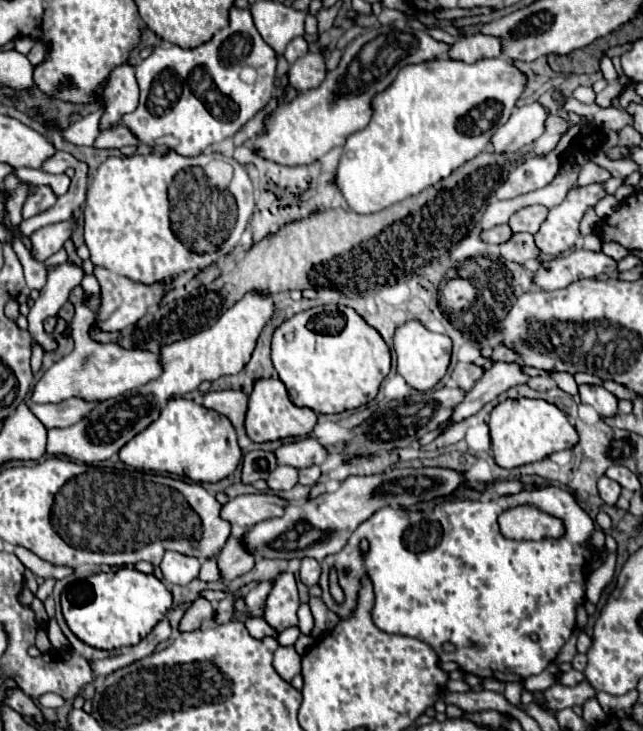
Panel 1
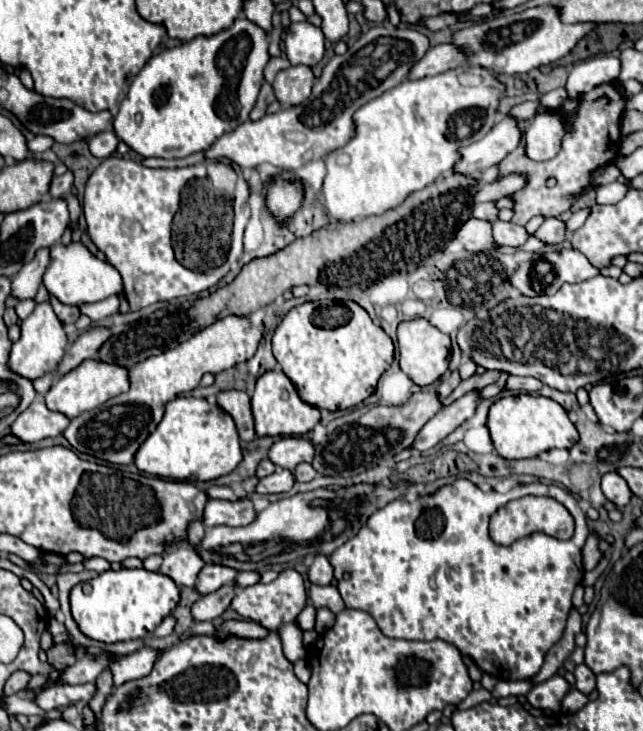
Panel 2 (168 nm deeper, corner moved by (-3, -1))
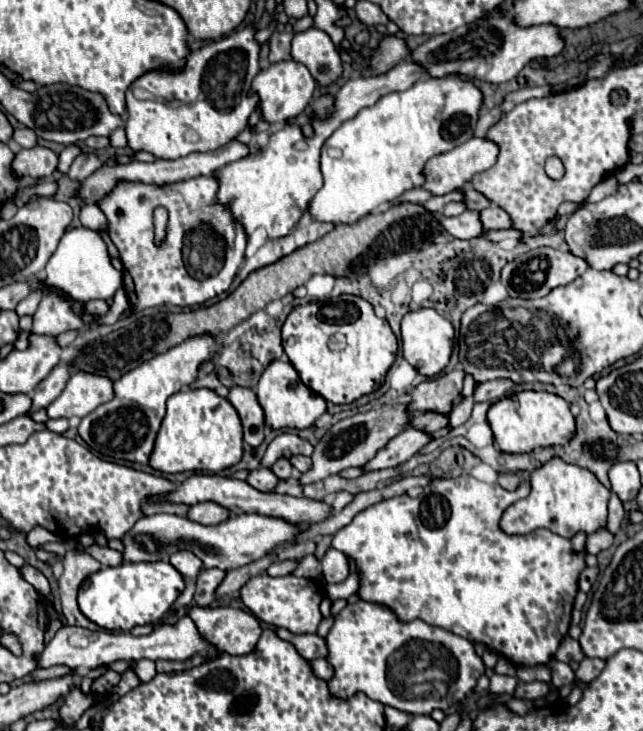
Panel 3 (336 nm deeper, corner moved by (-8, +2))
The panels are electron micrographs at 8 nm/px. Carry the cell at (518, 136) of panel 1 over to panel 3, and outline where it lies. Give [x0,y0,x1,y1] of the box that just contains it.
[425,137,499,195]

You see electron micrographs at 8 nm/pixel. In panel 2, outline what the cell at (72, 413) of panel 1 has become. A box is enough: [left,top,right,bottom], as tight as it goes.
[10,396,70,444]

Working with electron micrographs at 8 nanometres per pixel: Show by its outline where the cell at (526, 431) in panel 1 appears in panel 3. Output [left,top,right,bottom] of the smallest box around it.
[487,391,575,453]

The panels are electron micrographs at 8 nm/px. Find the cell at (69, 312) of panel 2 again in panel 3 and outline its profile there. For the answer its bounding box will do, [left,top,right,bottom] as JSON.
[85,301,109,315]

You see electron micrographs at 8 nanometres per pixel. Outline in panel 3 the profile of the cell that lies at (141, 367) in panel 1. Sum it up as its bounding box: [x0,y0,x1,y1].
[47,371,113,417]

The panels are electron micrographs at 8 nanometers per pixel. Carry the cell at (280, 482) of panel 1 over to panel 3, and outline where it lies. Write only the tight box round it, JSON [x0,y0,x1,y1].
[247,469,279,491]

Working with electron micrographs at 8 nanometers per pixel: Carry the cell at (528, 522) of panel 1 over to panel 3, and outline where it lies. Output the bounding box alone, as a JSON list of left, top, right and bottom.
[499,459,607,537]

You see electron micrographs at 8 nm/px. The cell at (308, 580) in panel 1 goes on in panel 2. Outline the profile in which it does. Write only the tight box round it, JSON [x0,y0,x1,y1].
[308,554,334,586]

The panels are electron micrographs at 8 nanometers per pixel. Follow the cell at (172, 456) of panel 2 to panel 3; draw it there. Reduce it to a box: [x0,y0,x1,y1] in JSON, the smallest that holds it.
[149,389,243,473]

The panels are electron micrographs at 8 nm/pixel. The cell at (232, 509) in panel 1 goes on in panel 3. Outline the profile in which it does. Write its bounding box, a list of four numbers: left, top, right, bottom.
[187,503,231,525]

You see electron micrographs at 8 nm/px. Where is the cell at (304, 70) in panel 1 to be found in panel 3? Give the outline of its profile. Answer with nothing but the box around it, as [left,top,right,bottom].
[253,61,315,123]

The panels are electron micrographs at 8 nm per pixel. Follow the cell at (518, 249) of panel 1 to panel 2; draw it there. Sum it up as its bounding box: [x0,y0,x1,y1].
[492,220,528,246]

